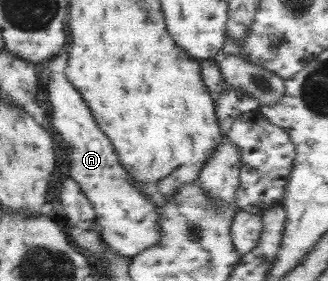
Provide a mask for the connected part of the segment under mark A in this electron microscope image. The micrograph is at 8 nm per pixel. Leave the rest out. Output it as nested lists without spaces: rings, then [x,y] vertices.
[[[51,72],[46,88],[52,106],[52,114],[47,120],[50,120],[54,130],[62,136],[69,161],[69,174],[92,203],[95,223],[101,226],[101,238],[120,256],[138,256],[143,250],[156,244],[161,237],[157,207],[138,189],[129,185],[129,174],[120,164],[113,144],[100,130],[92,111],[81,94],[66,79],[64,72]]]

